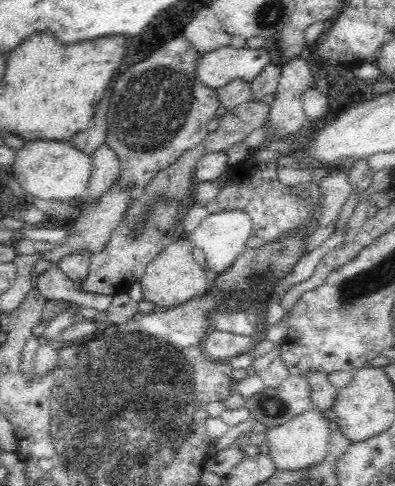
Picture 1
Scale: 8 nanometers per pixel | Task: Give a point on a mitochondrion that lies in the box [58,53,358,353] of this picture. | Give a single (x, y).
(149, 112)

